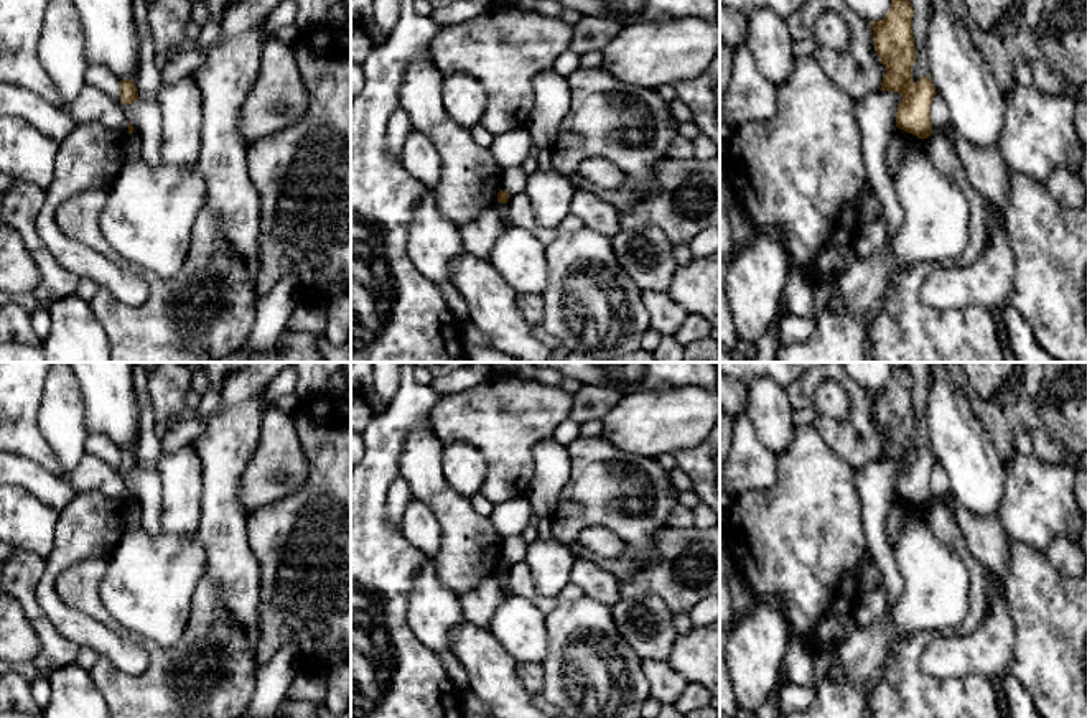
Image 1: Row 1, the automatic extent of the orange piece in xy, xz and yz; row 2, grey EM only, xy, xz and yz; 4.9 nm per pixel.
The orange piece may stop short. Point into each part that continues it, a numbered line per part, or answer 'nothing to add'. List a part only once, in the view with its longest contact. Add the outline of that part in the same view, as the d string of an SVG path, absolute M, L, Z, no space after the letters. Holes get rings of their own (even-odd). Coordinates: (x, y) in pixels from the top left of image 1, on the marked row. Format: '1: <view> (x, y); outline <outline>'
nothing to add

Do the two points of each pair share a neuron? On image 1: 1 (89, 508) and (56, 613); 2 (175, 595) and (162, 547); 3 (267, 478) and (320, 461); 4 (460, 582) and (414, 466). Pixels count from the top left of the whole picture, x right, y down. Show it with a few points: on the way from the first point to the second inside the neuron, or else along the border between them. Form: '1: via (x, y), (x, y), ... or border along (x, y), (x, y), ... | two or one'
1: via (79, 534), (53, 568), (50, 587) | one
2: via (163, 583), (162, 559) | one
3: border along (295, 430), (307, 460), (307, 480), (284, 498) | two
4: via (460, 554), (460, 522), (437, 494) | one

